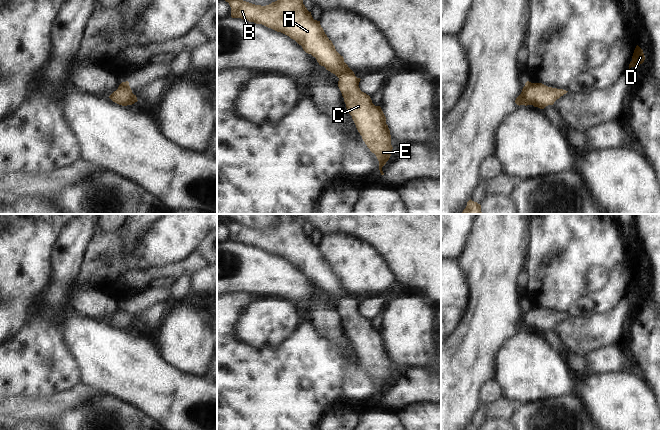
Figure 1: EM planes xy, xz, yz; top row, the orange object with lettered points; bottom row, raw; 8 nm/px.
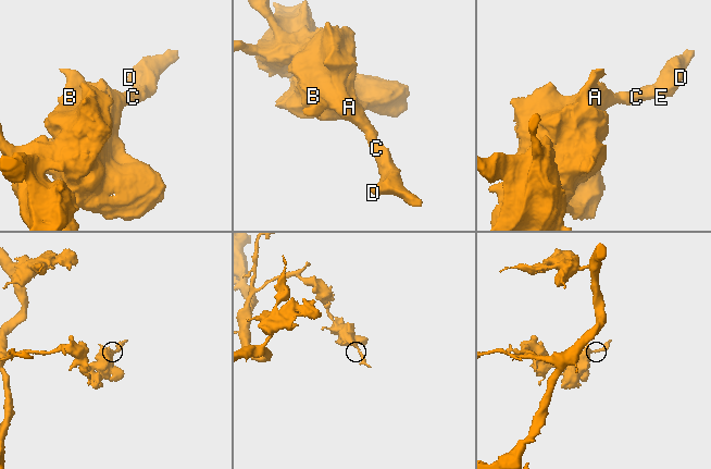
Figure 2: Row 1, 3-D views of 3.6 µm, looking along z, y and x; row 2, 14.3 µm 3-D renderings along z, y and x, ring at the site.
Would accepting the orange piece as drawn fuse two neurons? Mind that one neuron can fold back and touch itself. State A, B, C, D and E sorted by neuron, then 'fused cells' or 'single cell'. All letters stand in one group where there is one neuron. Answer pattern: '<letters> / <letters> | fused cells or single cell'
A B C D E | single cell

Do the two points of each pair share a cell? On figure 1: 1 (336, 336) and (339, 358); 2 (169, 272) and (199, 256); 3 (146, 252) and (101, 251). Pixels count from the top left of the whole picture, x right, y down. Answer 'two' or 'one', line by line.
1: two
2: one
3: one

